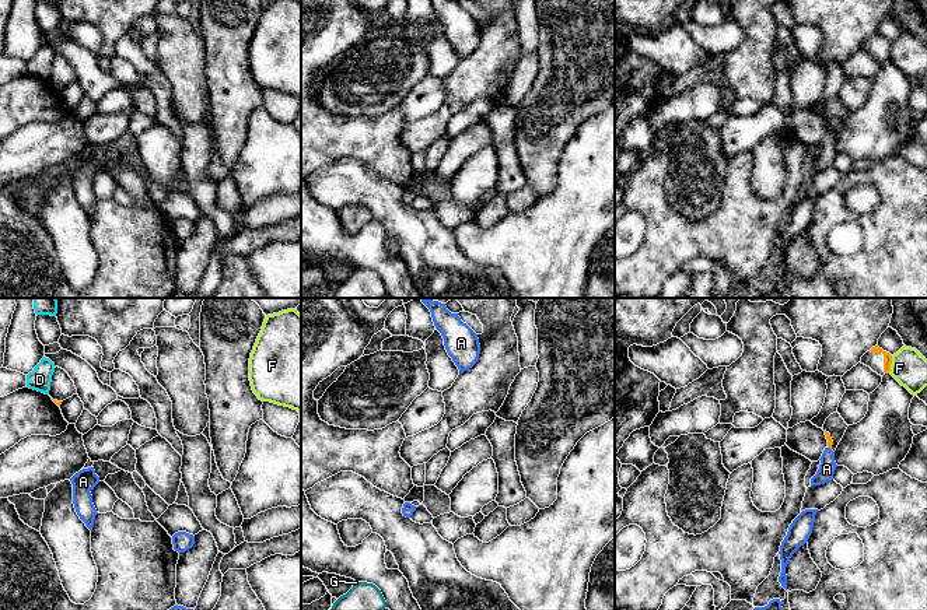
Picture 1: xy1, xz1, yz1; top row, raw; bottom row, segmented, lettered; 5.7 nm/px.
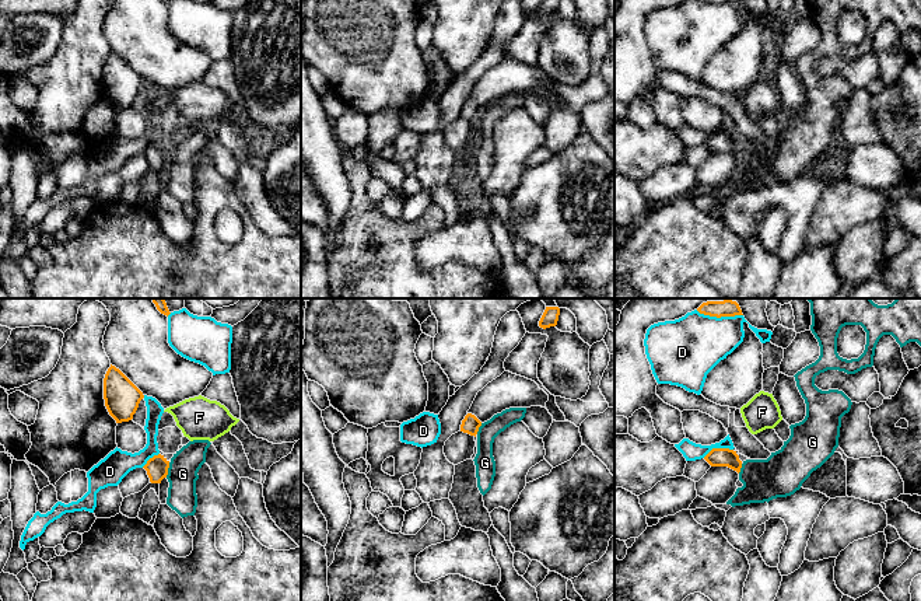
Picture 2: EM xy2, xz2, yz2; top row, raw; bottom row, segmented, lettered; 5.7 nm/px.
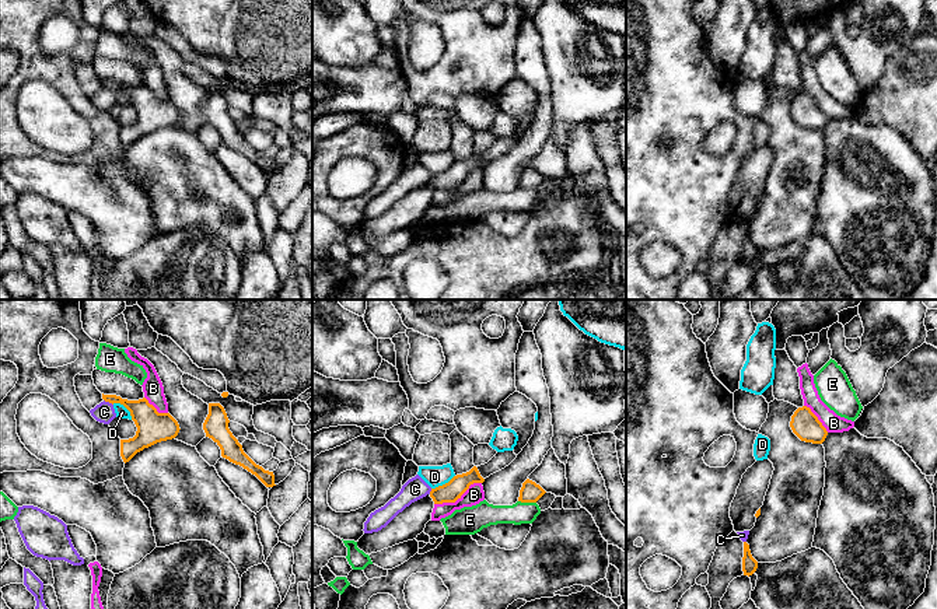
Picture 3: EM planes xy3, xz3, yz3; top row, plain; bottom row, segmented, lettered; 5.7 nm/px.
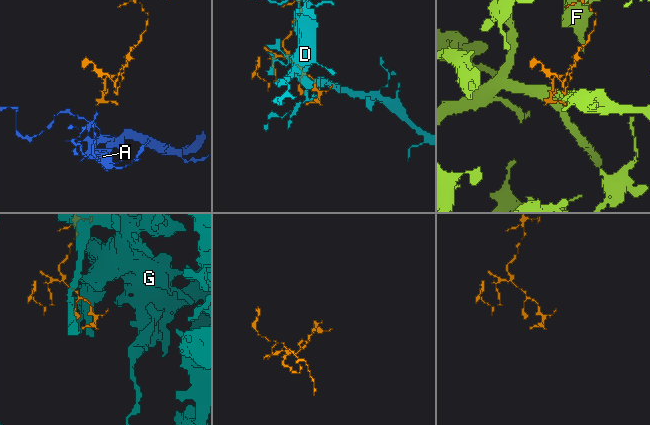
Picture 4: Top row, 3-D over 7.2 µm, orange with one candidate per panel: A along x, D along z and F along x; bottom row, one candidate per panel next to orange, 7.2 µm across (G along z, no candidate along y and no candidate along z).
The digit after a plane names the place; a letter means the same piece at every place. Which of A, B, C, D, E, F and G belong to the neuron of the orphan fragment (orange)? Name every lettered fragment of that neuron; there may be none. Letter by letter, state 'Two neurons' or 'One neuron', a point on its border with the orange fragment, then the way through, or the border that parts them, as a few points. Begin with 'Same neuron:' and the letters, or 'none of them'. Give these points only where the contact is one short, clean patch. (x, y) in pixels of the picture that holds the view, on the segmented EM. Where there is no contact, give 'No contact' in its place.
Same neuron: A
A: One neuron. Touches orange at yz1 (829, 447). Path across: yz1 (828, 435), (829, 447), (826, 469)
B: Two neurons. Touches orange at xz3 (457, 499). Boundary: xz3 (481, 482), (474, 482), (454, 501), (434, 504)
C: Two neurons. Touches orange at xy3 (108, 401)
D: Two neurons. Touches orange at yz2 (717, 448)
E: Two neurons. Touches orange at xz3 (527, 501)
F: Two neurons. Touches orange at yz1 (891, 363)
G: Two neurons. Touches orange at xy2 (167, 470). Boundary: xy2 (170, 463), (165, 477)

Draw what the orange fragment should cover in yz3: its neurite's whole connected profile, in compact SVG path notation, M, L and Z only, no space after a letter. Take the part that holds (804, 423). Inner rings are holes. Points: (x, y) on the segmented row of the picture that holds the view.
M807 406L798 407L794 412L790 427L793 433L805 442L822 444L828 435L826 428Z

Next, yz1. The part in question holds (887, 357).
M875 346L861 357L861 364L870 367L874 372L884 376L891 371L892 355Z

